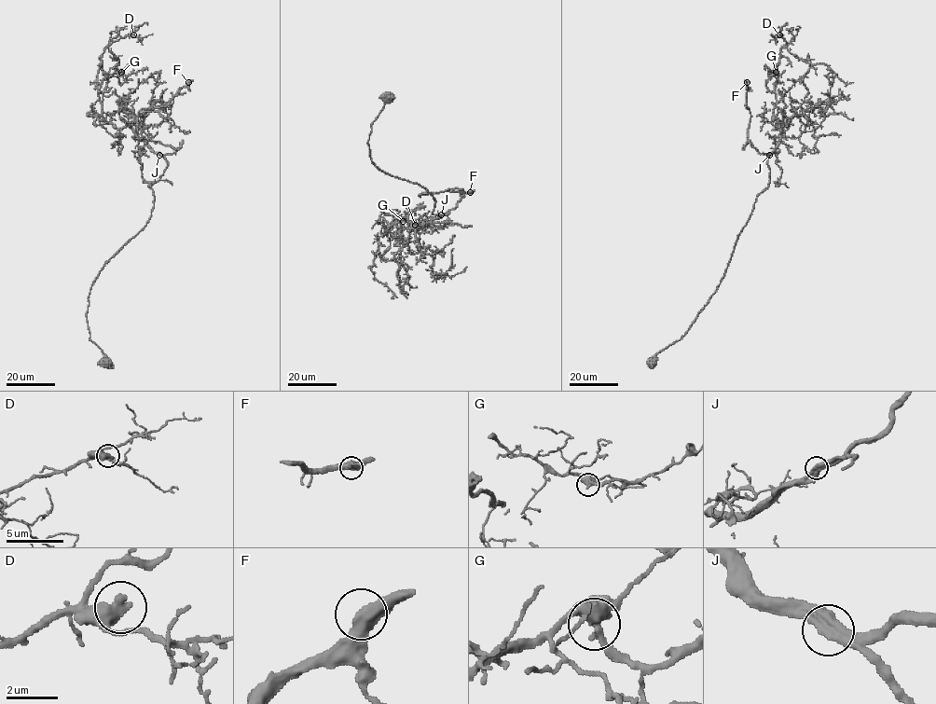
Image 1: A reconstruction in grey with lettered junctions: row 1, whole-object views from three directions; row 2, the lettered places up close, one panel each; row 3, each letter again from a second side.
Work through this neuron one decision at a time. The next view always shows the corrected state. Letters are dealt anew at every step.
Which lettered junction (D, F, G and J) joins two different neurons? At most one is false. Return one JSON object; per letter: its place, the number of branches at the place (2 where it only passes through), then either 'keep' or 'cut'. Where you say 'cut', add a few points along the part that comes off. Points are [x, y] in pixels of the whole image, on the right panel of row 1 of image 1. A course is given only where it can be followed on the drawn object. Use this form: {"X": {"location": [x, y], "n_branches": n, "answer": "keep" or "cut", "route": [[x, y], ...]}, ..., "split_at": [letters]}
{"D": {"location": [779, 34], "n_branches": 2, "answer": "keep"}, "F": {"location": [747, 82], "n_branches": 2, "answer": "keep"}, "G": {"location": [776, 72], "n_branches": 2, "answer": "keep"}, "J": {"location": [769, 155], "n_branches": 2, "answer": "keep"}, "split_at": []}

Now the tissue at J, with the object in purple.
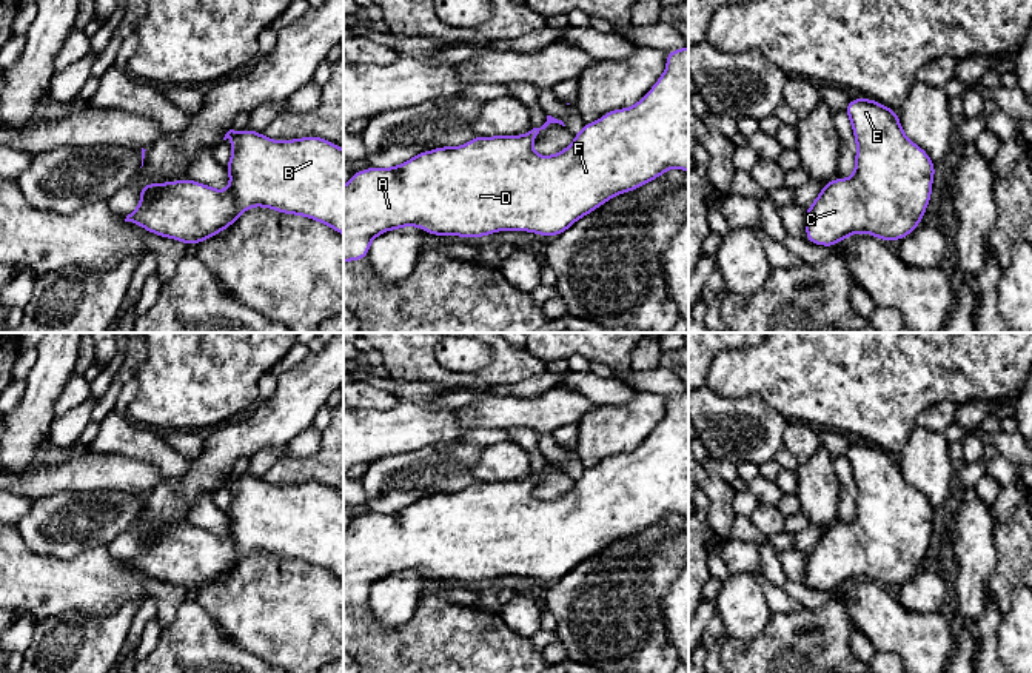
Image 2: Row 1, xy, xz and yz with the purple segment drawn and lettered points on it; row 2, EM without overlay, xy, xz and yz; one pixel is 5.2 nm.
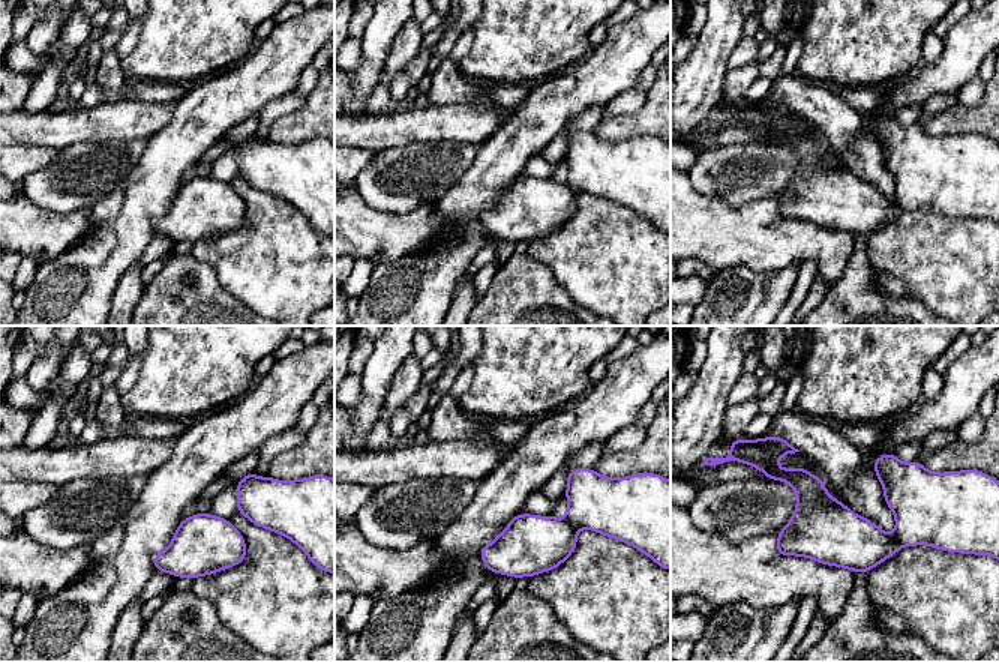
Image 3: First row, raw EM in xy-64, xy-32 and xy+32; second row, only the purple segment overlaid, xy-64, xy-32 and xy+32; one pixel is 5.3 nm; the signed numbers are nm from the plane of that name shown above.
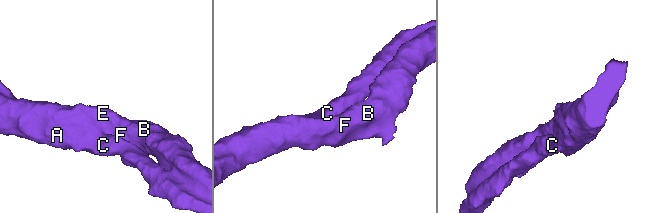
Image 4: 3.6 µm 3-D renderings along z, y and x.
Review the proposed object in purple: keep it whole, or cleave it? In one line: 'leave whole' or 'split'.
leave whole

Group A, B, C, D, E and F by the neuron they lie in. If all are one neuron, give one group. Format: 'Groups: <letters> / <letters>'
Groups: A B C D E F

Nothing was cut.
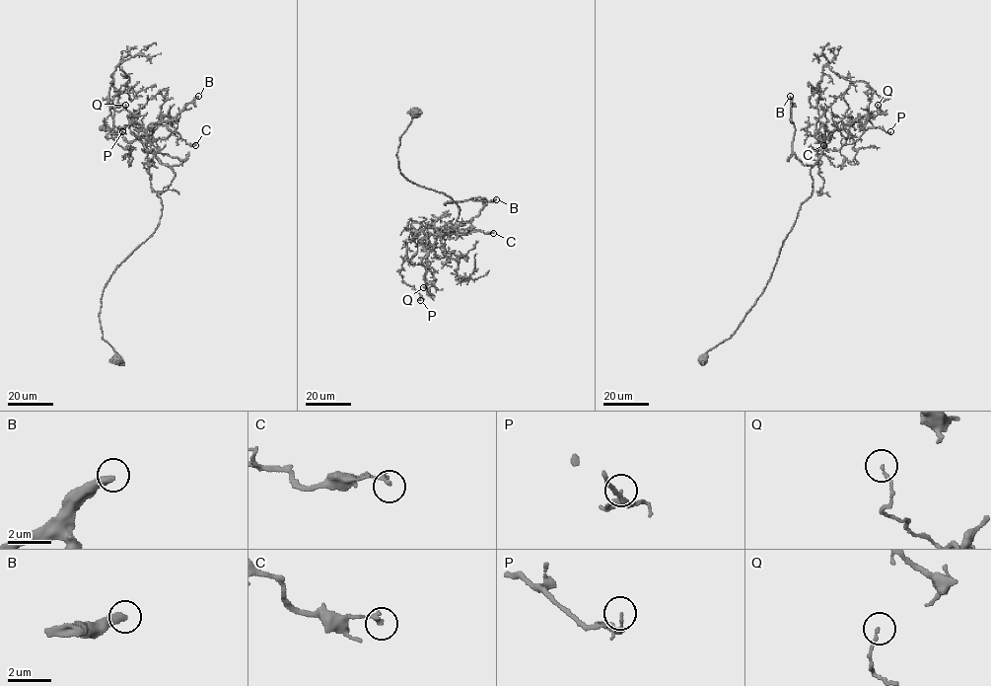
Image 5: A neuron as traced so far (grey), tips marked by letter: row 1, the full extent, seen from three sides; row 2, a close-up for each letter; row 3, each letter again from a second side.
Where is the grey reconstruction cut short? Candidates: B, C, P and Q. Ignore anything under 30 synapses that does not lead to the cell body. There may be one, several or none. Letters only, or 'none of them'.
B

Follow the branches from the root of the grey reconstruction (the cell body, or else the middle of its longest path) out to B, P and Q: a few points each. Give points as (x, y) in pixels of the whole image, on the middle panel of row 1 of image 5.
B: (415, 112), (399, 138), (401, 174), (448, 195), (460, 222), (470, 222), (484, 198), (446, 202), (496, 199)
P: (415, 112), (400, 172), (448, 195), (458, 221), (472, 220), (407, 243), (400, 273), (420, 300)
Q: (415, 112), (400, 172), (448, 195), (458, 221), (472, 220), (436, 237), (426, 259), (434, 284), (423, 287)

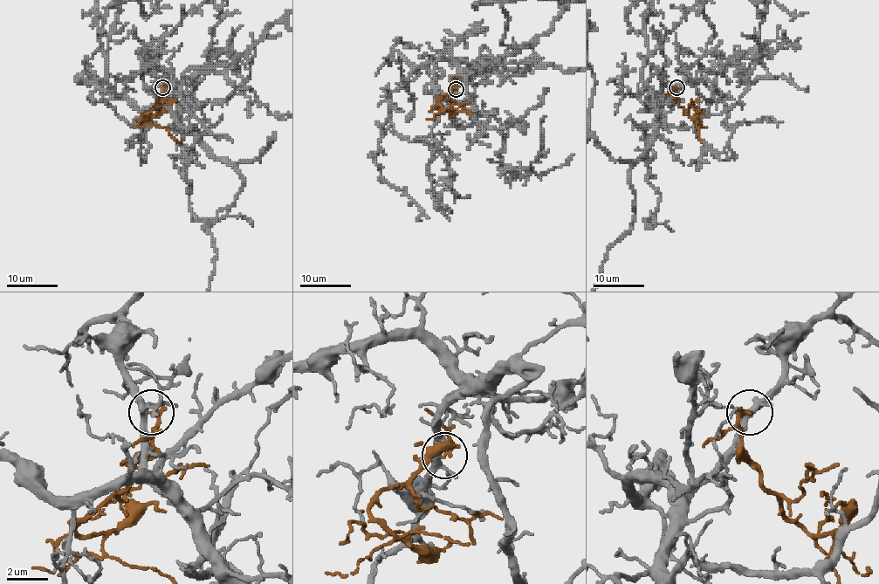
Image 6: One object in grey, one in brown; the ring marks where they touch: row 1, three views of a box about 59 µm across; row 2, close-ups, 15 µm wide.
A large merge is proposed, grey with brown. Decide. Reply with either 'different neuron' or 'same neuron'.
different neuron

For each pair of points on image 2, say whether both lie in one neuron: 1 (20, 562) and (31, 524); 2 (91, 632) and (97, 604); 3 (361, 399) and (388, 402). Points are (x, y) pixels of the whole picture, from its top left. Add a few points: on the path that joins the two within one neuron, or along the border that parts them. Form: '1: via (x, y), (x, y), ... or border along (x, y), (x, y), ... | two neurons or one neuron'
1: border along (16, 527), (34, 550), (60, 558) | two neurons
2: border along (128, 604), (105, 616), (57, 616) | two neurons
3: via (367, 399), (382, 401) | one neuron

